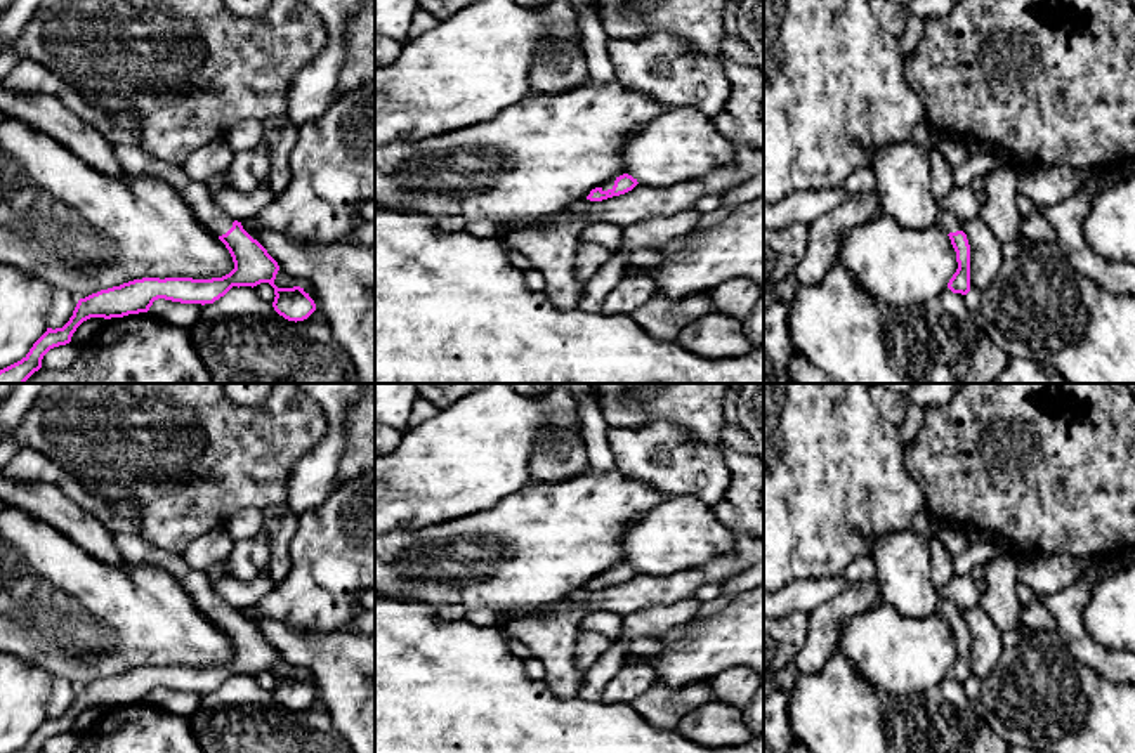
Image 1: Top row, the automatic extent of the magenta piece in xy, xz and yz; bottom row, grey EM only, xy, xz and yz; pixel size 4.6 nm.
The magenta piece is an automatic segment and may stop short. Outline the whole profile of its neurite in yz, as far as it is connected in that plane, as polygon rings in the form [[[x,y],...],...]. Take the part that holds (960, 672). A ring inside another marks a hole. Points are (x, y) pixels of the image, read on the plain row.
[[[944,600],[939,614],[948,621],[956,640],[958,658],[948,671],[953,682],[967,684],[970,680],[970,633],[963,621],[963,611],[953,602]]]

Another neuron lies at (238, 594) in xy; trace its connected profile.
[[[259,573],[252,581],[243,581],[233,576],[220,578],[212,583],[212,590],[231,607],[243,611],[255,606],[269,592],[272,592],[276,583],[269,573]]]

